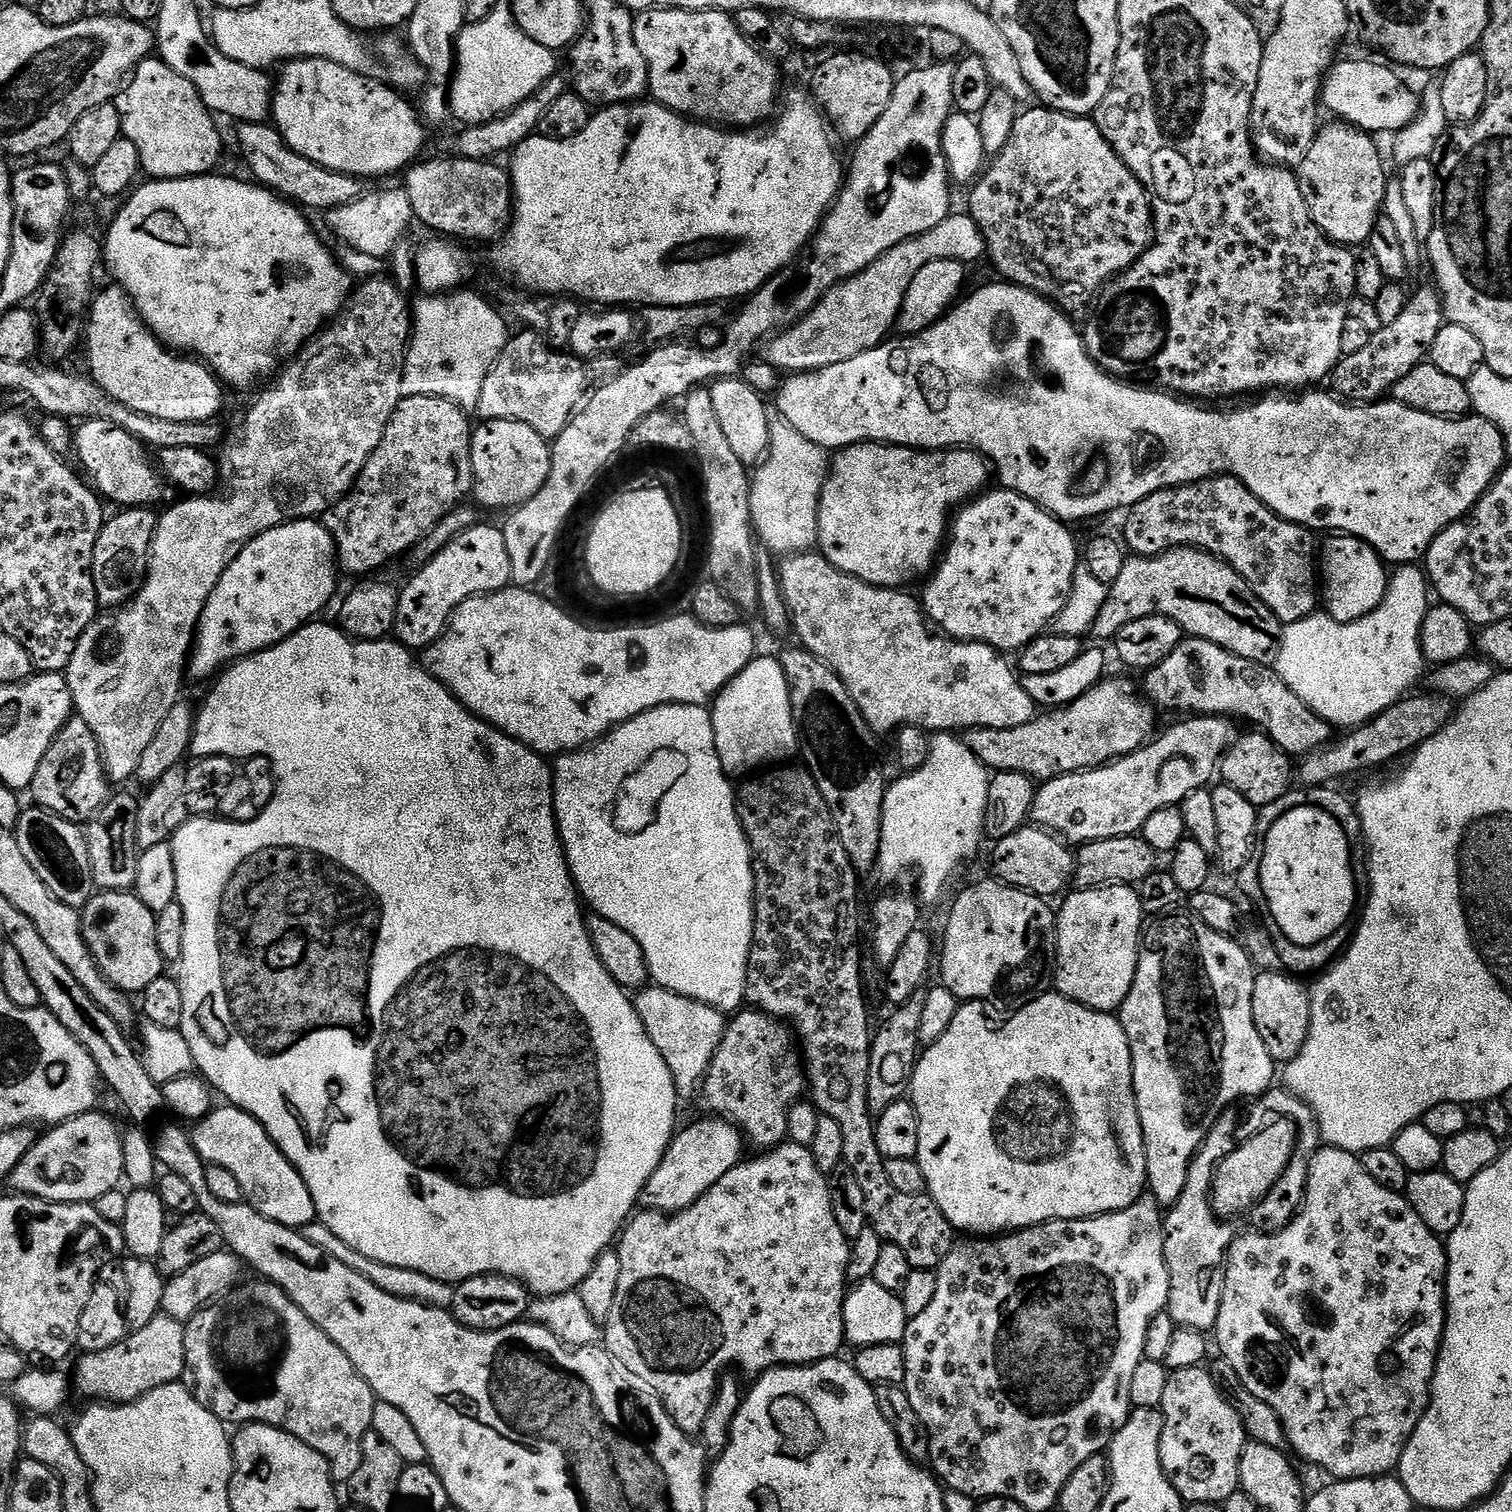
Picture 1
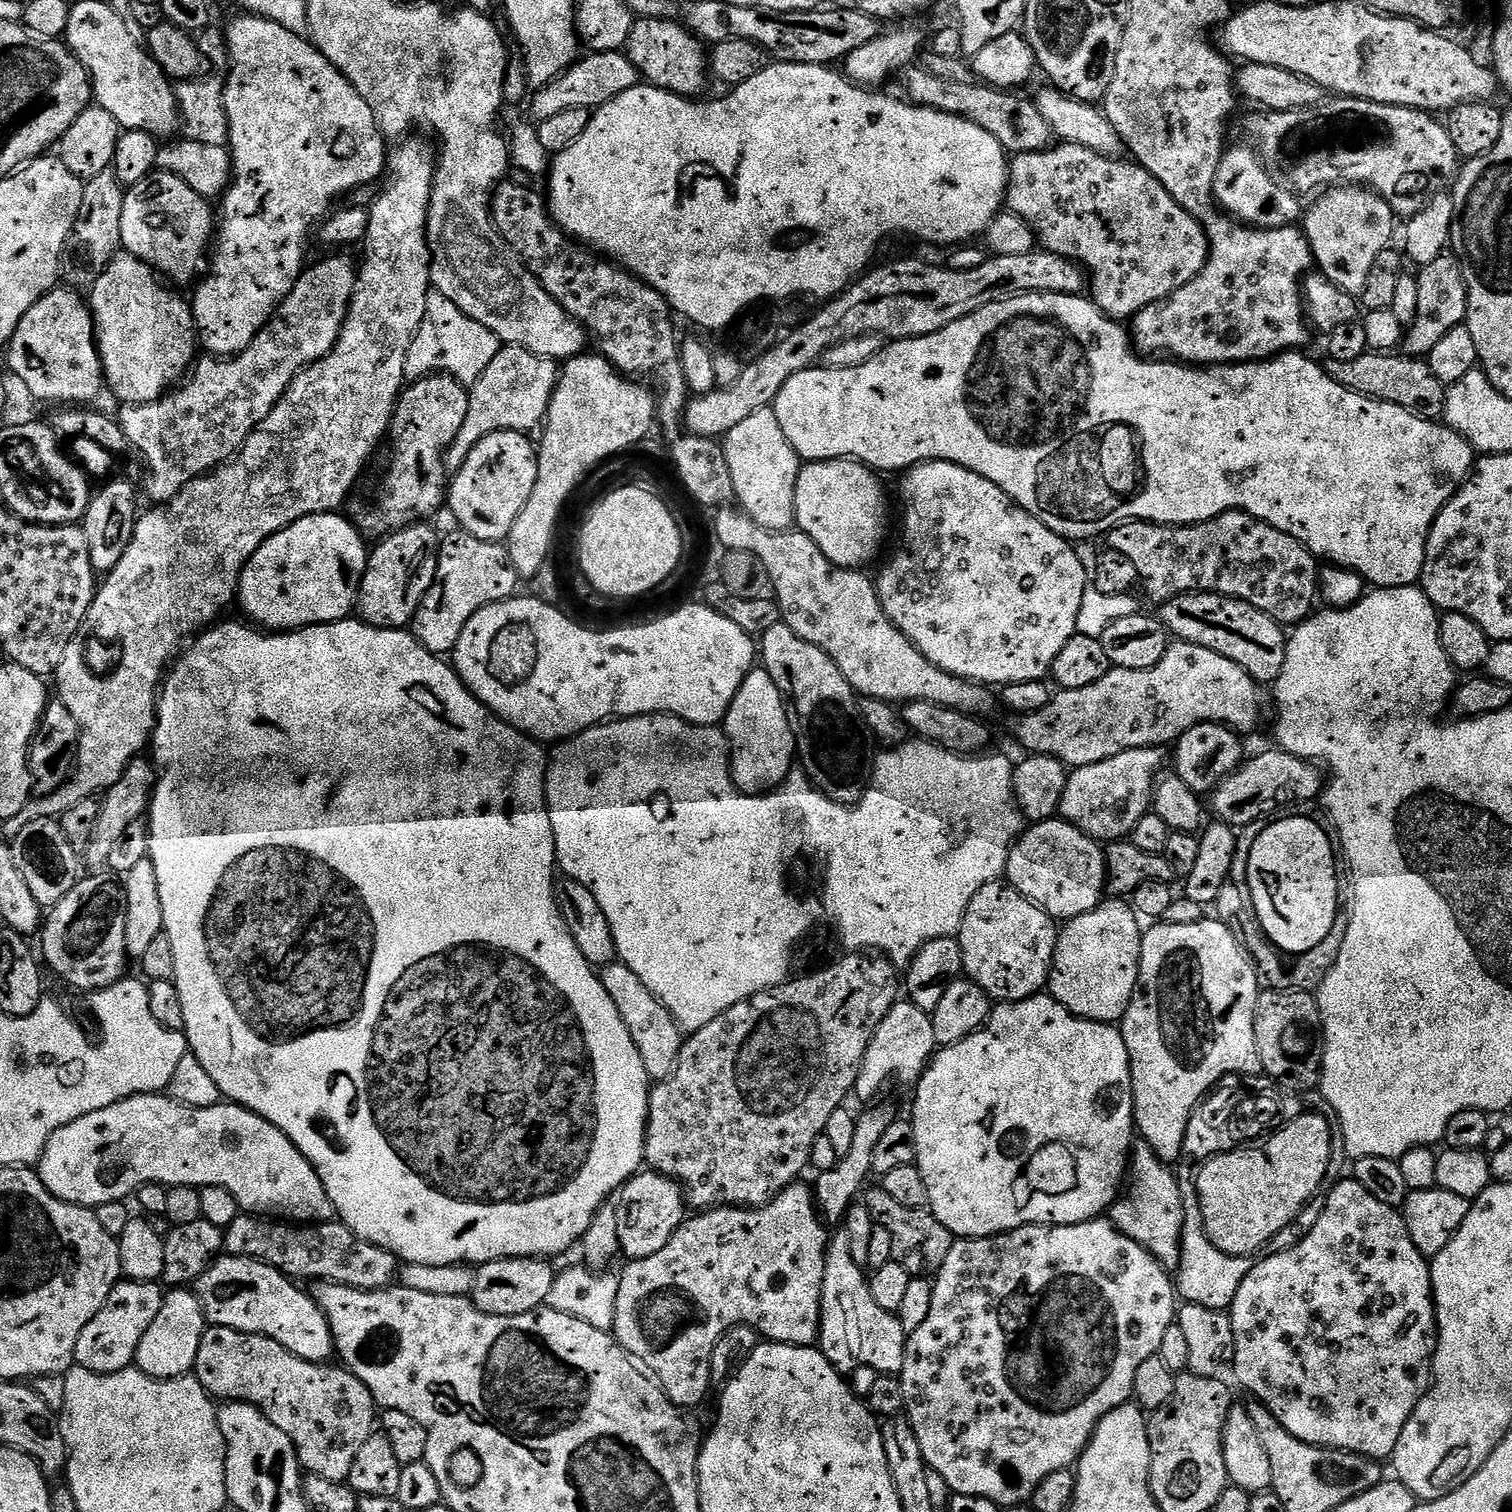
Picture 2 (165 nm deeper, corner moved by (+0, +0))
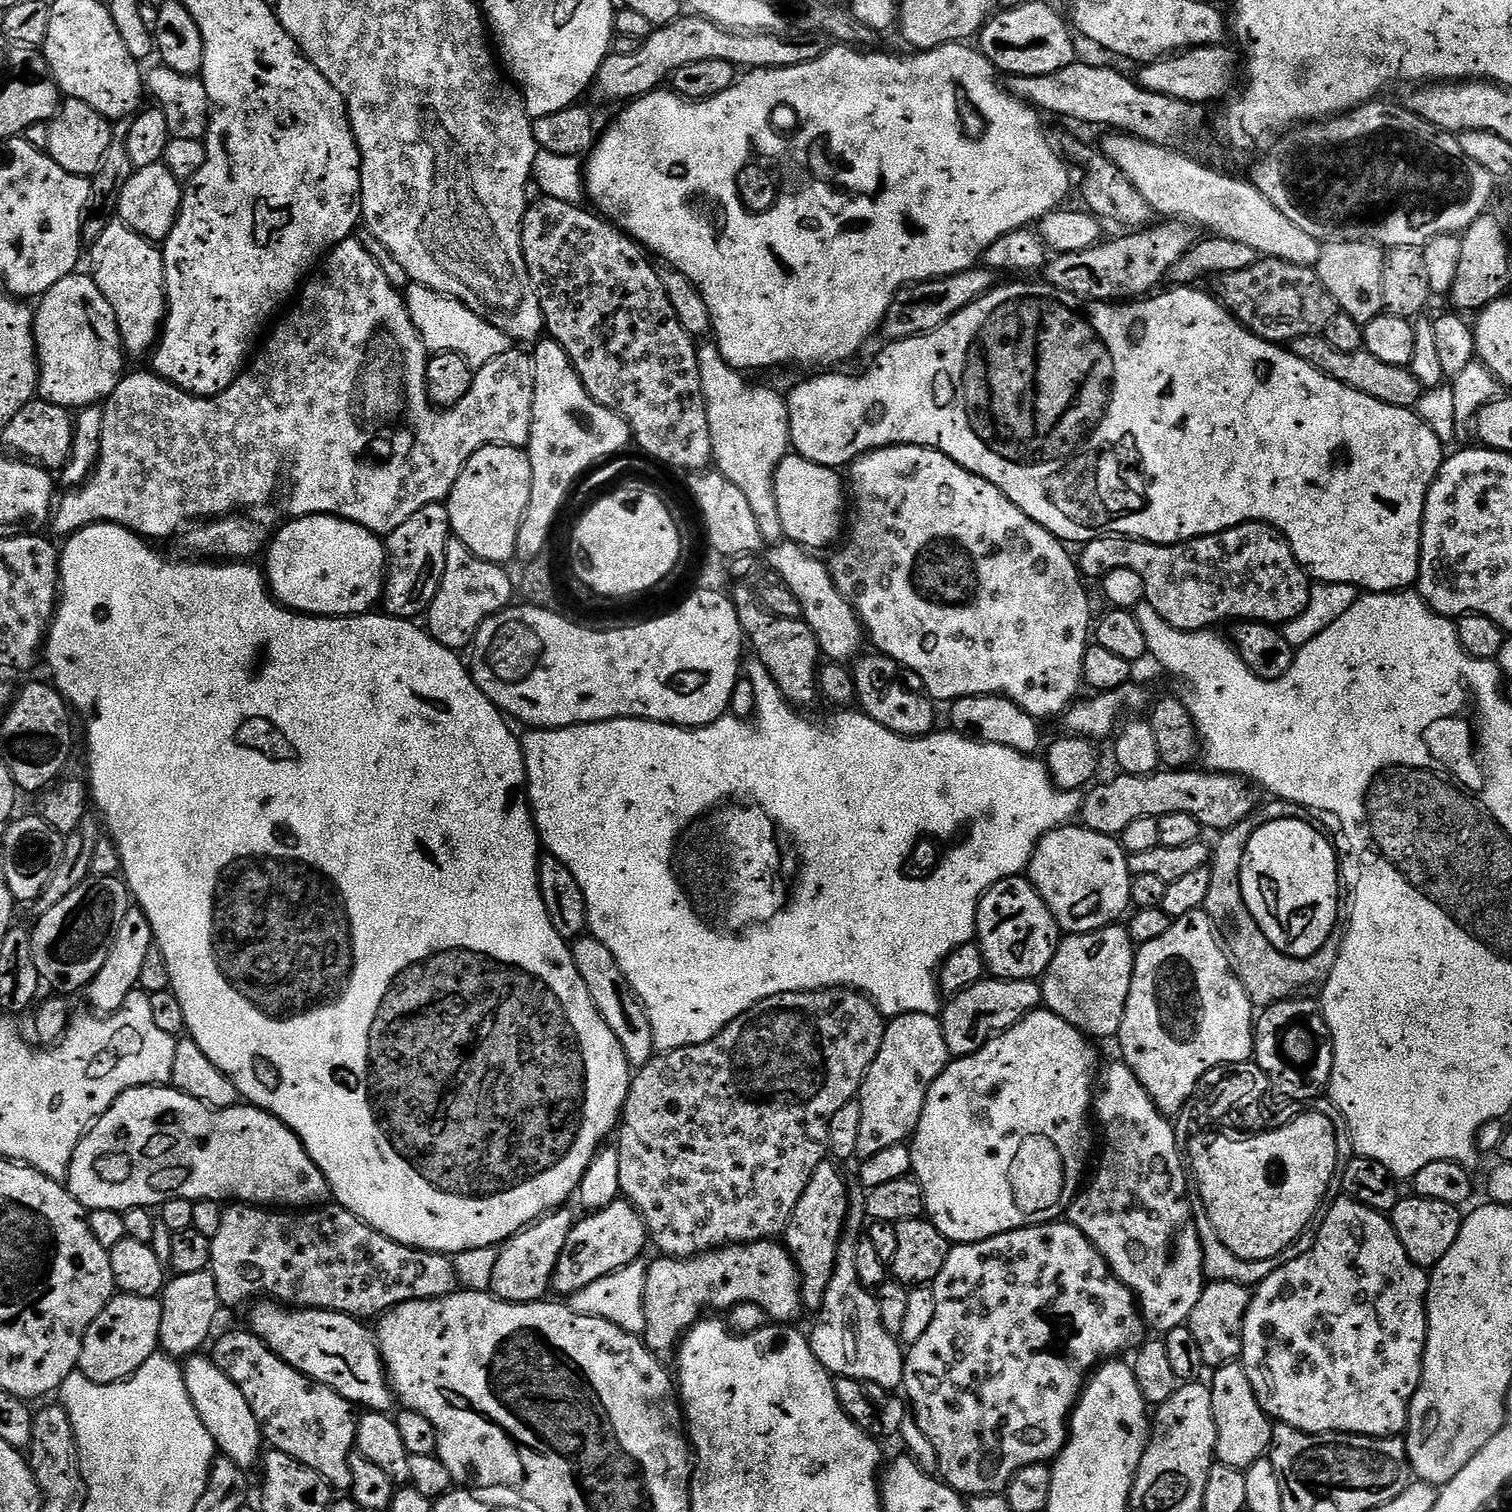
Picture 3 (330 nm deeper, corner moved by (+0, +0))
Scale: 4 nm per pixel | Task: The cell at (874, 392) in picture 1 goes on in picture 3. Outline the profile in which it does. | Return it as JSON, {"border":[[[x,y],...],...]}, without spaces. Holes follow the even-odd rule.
{"border":[[[1047,282],[1040,284],[1004,284],[993,287],[982,298],[978,298],[970,306],[966,306],[958,314],[954,314],[942,326],[935,328],[933,332],[923,332],[921,336],[897,340],[895,342],[885,343],[884,349],[876,356],[876,361],[865,370],[861,376],[843,376],[840,370],[828,370],[823,374],[812,374],[809,380],[804,380],[792,393],[787,393],[788,402],[788,421],[790,422],[790,434],[792,435],[790,444],[794,449],[795,455],[806,458],[818,466],[826,466],[837,470],[844,470],[851,465],[853,460],[860,456],[865,456],[868,452],[873,452],[876,448],[893,448],[899,444],[909,444],[910,446],[922,446],[923,448],[933,448],[942,454],[946,454],[958,466],[986,478],[1014,506],[1018,506],[1038,526],[1042,526],[1050,534],[1054,534],[1059,540],[1067,542],[1069,545],[1083,546],[1090,540],[1096,540],[1099,536],[1131,536],[1138,540],[1149,540],[1151,544],[1179,544],[1182,540],[1193,540],[1199,536],[1209,536],[1218,534],[1222,530],[1230,530],[1239,524],[1268,524],[1279,532],[1290,542],[1294,550],[1294,558],[1304,567],[1313,581],[1319,583],[1346,583],[1353,587],[1363,590],[1365,593],[1374,592],[1402,592],[1411,589],[1420,579],[1420,535],[1424,525],[1424,507],[1430,486],[1434,478],[1440,472],[1446,459],[1446,448],[1434,430],[1430,428],[1417,416],[1417,413],[1411,408],[1399,408],[1378,402],[1334,378],[1330,378],[1325,372],[1314,370],[1310,362],[1302,362],[1287,347],[1273,344],[1271,340],[1264,340],[1261,336],[1255,336],[1249,332],[1211,291],[1199,292],[1196,286],[1172,286],[1169,292],[1161,291],[1161,296],[1153,295],[1151,298],[1140,298],[1135,302],[1116,302],[1108,303],[1099,300],[1083,300],[1066,290],[1058,290],[1054,285]]]}

